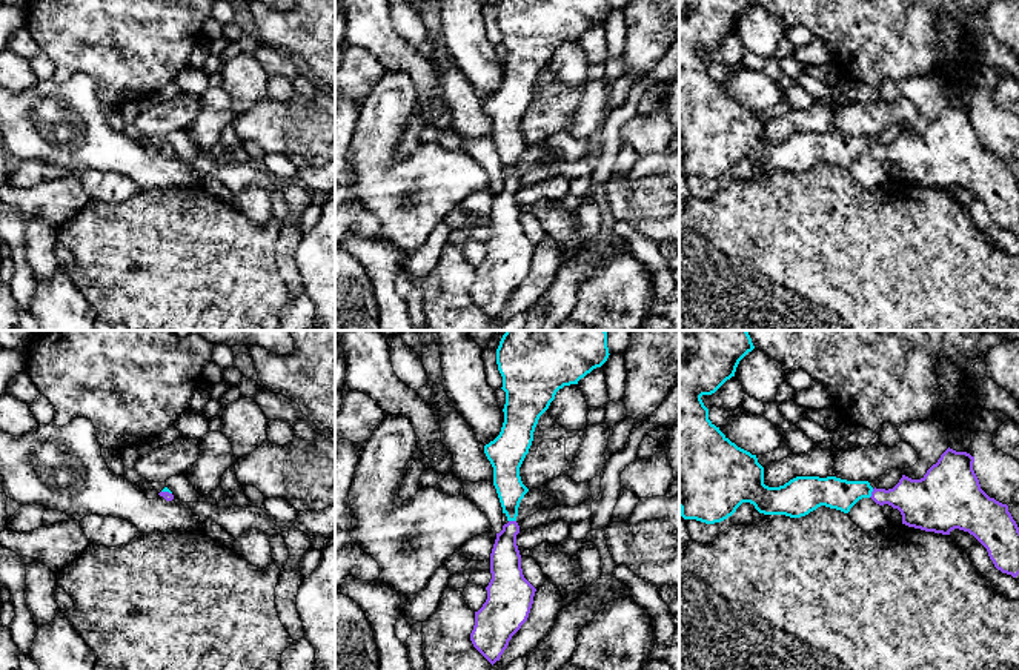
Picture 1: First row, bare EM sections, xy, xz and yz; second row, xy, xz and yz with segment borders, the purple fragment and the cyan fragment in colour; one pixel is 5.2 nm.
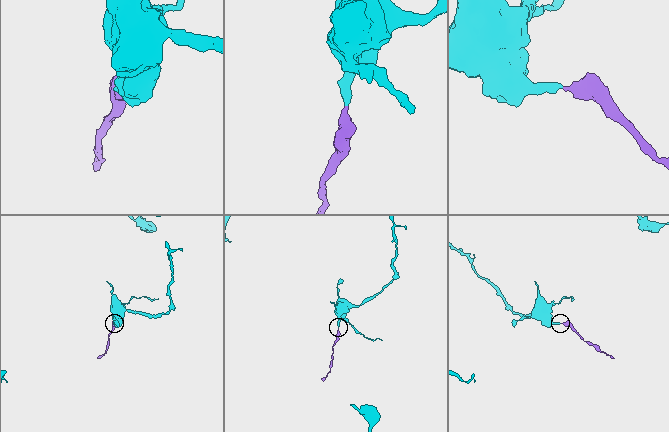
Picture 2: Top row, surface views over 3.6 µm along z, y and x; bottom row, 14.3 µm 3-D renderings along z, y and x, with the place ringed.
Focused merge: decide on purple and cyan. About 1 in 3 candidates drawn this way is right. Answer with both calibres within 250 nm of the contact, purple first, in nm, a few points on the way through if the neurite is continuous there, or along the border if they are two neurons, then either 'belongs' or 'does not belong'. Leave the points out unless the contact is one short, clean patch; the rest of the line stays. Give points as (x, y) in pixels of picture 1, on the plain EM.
220/160 nm | across yz (918, 155), (872, 149), (832, 148) | belongs

